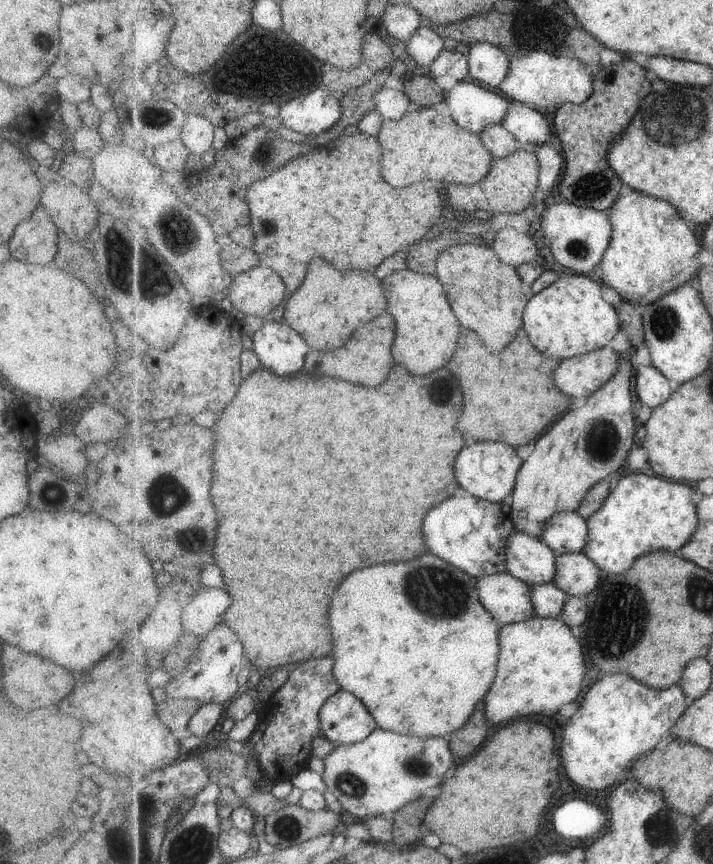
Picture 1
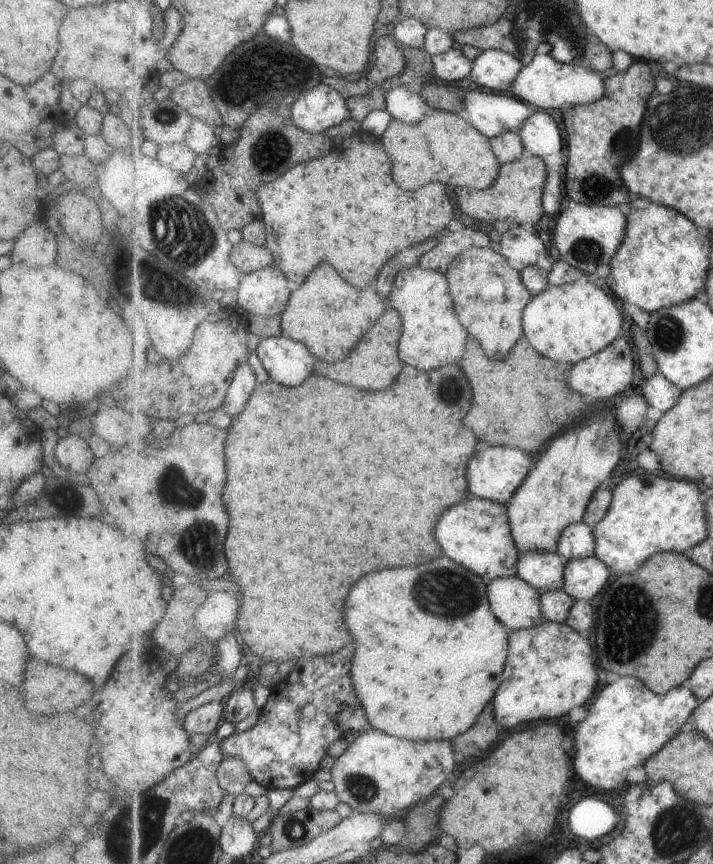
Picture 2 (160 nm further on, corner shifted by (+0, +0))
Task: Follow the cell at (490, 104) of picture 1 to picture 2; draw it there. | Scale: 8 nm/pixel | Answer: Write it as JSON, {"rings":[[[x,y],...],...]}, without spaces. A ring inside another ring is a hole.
{"rings":[[[466,90],[462,113],[492,139],[504,132],[519,131],[535,110],[529,103],[507,94]]]}

